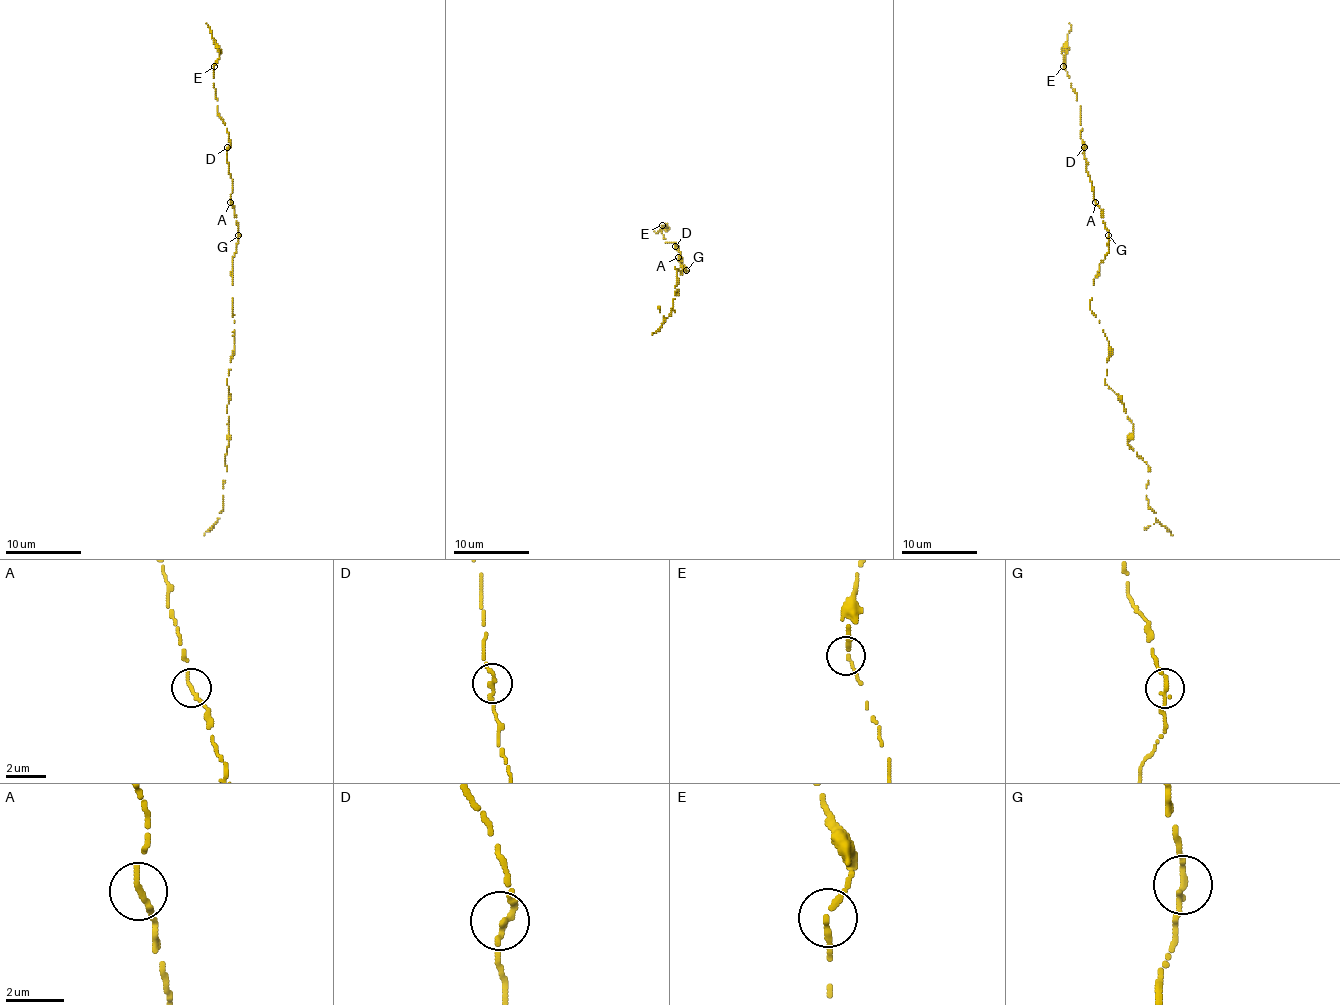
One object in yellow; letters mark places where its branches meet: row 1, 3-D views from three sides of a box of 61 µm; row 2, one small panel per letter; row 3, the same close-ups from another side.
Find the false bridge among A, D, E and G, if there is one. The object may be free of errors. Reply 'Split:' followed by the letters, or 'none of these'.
Split: G

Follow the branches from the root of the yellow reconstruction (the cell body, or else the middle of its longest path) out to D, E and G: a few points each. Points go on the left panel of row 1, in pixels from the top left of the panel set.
D: (232, 298), (232, 256), (238, 243), (238, 223), (230, 202), (232, 179), (229, 174), (227, 147)
E: (232, 298), (238, 223), (230, 202), (232, 179), (227, 160), (230, 140), (217, 112), (214, 66)
G: (232, 298), (232, 256), (238, 236)

